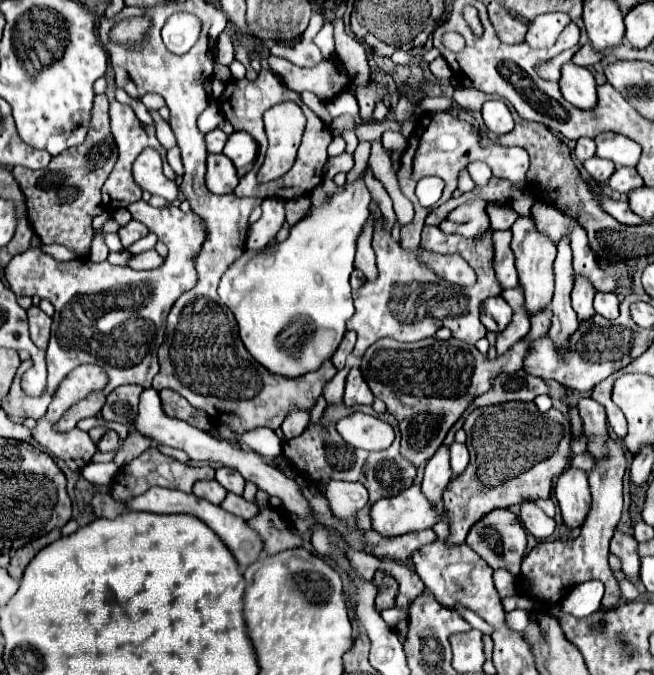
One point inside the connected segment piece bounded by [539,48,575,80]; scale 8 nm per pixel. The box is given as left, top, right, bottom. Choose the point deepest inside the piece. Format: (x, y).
(551, 70)

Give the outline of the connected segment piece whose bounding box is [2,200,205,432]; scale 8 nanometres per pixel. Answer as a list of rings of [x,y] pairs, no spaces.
[[[145,200],[127,206],[131,216],[143,222],[157,238],[167,246],[169,256],[163,266],[155,270],[137,272],[125,266],[111,266],[109,262],[91,262],[89,258],[75,258],[69,262],[57,262],[39,248],[15,256],[5,268],[7,282],[17,296],[39,296],[47,298],[55,306],[51,342],[47,348],[47,388],[41,396],[27,396],[21,388],[21,374],[31,368],[31,360],[21,362],[2,409],[11,418],[33,418],[45,416],[51,396],[59,382],[79,364],[99,364],[109,374],[109,386],[101,392],[89,394],[85,400],[69,408],[55,424],[57,432],[69,432],[83,418],[95,416],[109,392],[123,384],[139,384],[151,388],[153,376],[159,372],[157,350],[163,342],[167,314],[173,302],[197,284],[195,258],[205,242],[205,222],[197,214],[181,212],[175,206],[153,208]]]

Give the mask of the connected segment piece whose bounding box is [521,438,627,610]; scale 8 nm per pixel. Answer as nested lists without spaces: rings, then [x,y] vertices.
[[[607,440],[607,454],[605,458],[595,458],[595,466],[589,470],[589,484],[593,494],[593,508],[581,528],[581,534],[575,540],[555,540],[555,542],[539,542],[523,560],[523,582],[529,596],[541,598],[549,604],[557,604],[565,592],[569,592],[573,586],[587,582],[587,580],[601,580],[605,584],[605,596],[601,602],[603,610],[613,608],[621,600],[619,582],[613,576],[613,570],[609,566],[609,540],[615,532],[615,526],[621,518],[621,506],[623,506],[623,474],[625,474],[625,452],[615,440]]]

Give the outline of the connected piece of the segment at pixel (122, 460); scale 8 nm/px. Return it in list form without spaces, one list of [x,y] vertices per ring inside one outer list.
[[[135,430],[135,432],[130,433],[124,446],[117,452],[113,461],[121,468],[131,460],[138,457],[144,451],[145,437],[141,436],[141,434]]]

